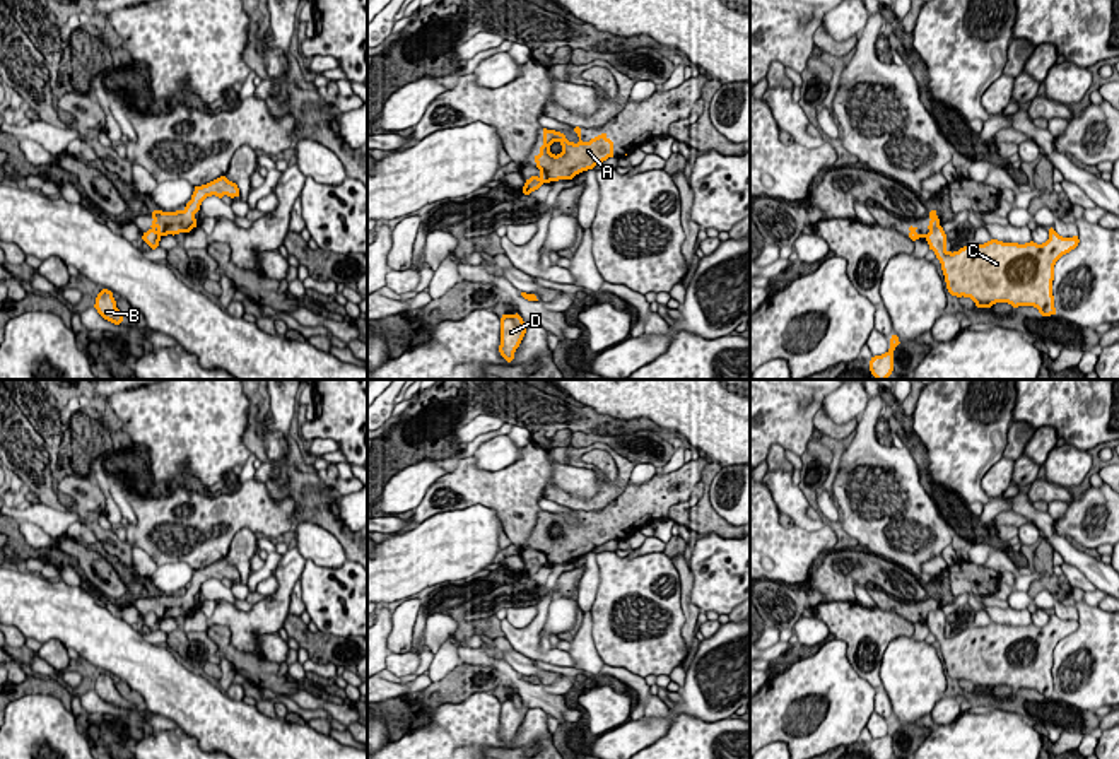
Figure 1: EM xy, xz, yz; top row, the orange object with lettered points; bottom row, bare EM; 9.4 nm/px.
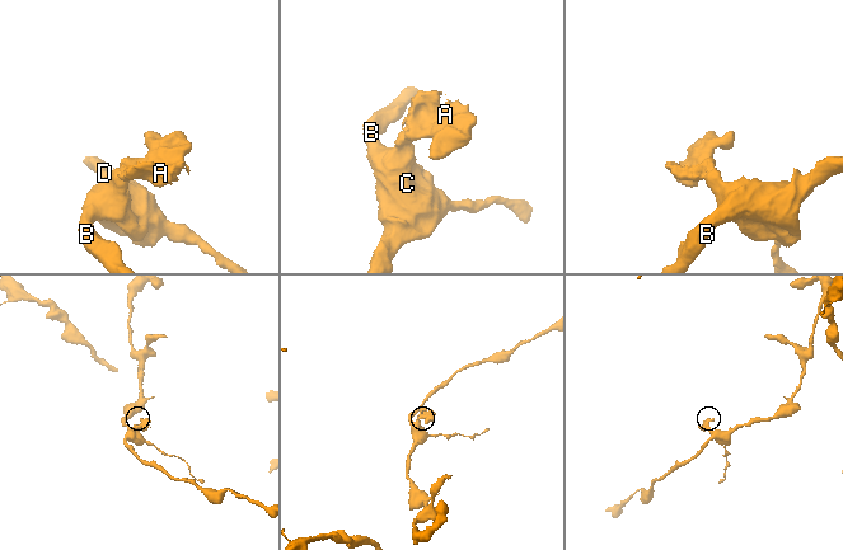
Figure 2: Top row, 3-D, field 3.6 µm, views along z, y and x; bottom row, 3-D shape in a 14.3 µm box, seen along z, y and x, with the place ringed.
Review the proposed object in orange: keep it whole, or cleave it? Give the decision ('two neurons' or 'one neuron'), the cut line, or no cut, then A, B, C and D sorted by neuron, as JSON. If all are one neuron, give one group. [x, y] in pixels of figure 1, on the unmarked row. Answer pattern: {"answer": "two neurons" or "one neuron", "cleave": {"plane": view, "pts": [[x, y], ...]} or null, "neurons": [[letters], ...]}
{"answer": "two neurons", "cleave": {"plane": "xy", "pts": [[158, 612], [161, 617]]}, "neurons": [["A"], ["B", "C", "D"]]}

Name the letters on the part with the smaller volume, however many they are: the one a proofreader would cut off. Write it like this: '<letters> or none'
A

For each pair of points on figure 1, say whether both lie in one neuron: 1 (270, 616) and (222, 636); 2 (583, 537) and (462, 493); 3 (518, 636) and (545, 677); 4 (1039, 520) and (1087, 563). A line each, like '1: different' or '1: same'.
1: different
2: different
3: different
4: same

